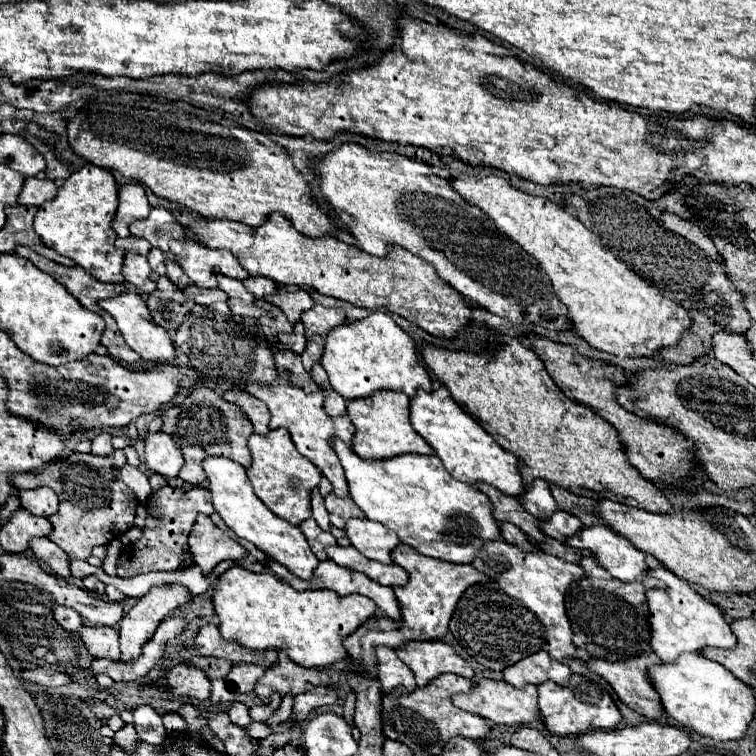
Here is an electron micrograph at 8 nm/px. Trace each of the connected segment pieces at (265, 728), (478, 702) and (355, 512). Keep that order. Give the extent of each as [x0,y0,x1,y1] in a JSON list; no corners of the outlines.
[[244,722,272,740],[452,680,540,726],[324,494,364,528]]

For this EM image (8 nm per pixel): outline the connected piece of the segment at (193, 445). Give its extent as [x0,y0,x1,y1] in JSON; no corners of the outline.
[162,386,254,486]

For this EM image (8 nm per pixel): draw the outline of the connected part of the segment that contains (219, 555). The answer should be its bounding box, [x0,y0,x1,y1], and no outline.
[188,514,248,574]

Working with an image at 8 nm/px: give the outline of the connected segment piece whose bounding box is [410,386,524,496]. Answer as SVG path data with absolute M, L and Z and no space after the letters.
M444 386L432 392L416 392L416 396L410 398L410 424L434 448L456 480L466 484L486 482L508 496L524 492L524 482L518 474L518 458L500 448L496 440L452 400Z

